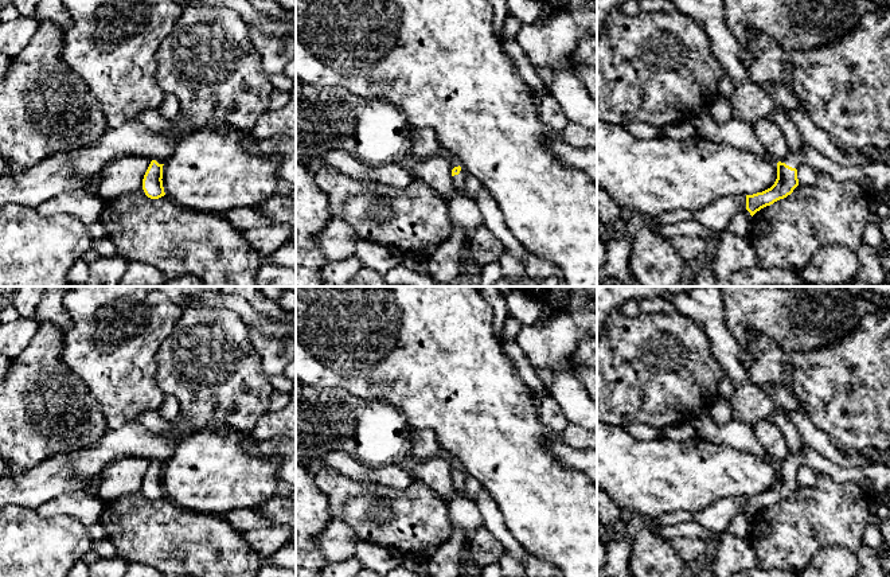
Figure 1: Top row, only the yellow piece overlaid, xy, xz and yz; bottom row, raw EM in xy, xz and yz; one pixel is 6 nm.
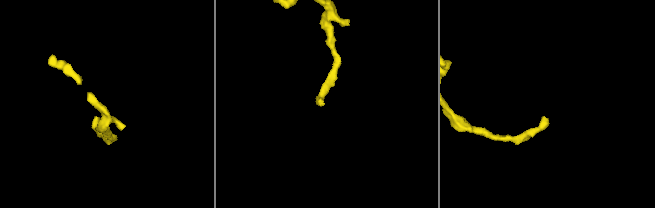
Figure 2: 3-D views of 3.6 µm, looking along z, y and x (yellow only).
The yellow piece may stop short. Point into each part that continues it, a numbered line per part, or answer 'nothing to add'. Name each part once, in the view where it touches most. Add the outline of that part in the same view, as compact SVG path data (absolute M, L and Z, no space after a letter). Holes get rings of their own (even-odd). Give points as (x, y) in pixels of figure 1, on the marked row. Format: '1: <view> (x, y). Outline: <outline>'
1: yz (874, 176). Outline: M807 144L801 151L791 151L781 163L796 169L808 164L817 174L827 174L839 183L856 182L874 195L881 195L890 184L890 161L843 167Z

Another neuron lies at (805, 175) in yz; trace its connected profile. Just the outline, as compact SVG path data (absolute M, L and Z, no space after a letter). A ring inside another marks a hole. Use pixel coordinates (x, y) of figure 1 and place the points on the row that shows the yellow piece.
M801 164L797 168L797 179L799 184L811 186L816 182L817 172L813 168L811 168L808 164Z

